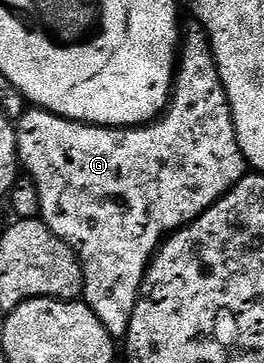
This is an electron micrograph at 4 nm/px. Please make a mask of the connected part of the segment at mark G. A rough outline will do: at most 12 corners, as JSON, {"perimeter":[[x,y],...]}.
{"perimeter":[[206,28],[144,125],[16,123],[40,219],[125,338],[163,241],[247,176]]}

